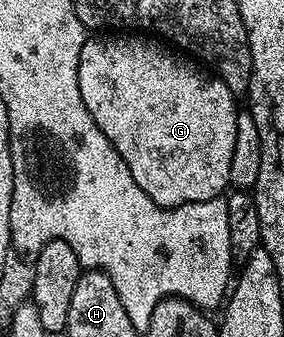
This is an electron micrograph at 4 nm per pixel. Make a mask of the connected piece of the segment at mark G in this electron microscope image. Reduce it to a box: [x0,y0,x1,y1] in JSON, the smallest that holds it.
[77,31,240,211]

